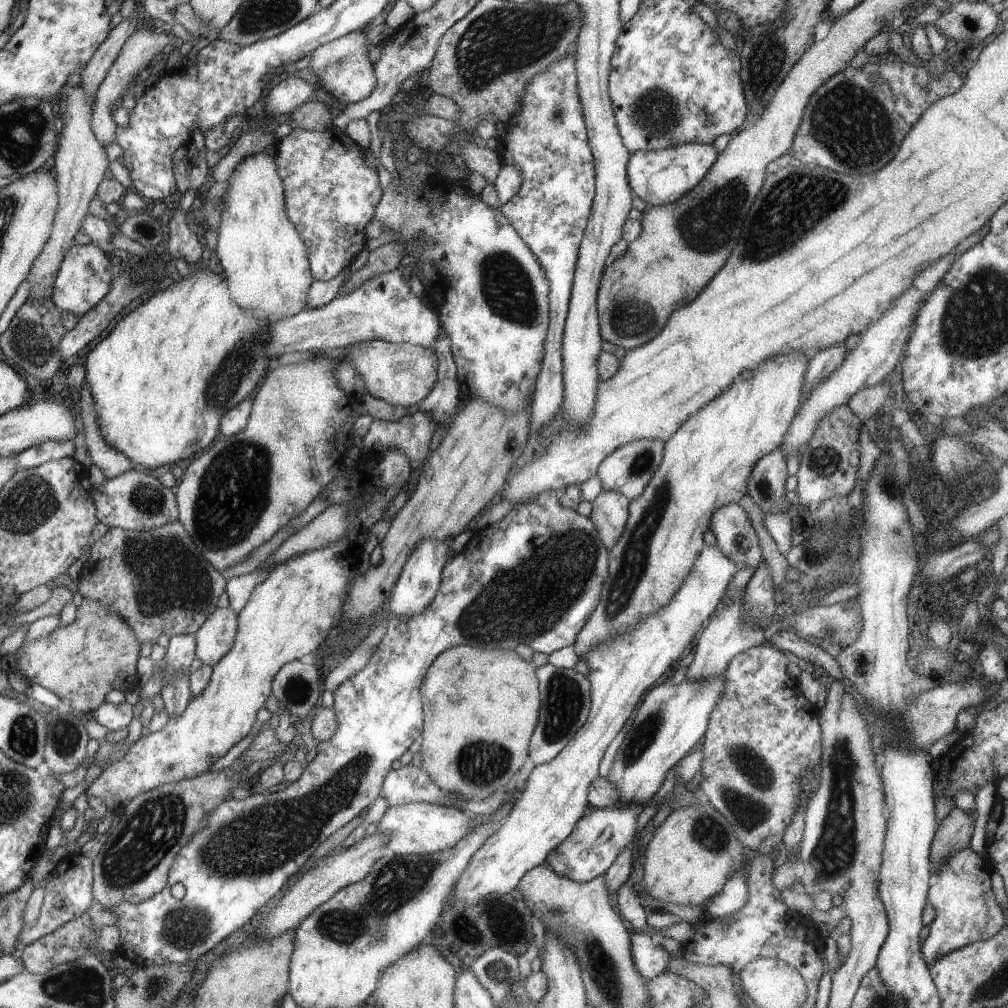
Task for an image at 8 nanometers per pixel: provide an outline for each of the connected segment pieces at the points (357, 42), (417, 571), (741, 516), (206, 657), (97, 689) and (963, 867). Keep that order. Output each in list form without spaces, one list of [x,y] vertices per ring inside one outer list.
[[[356,29],[312,51],[309,54],[308,68],[316,76],[321,88],[334,96],[338,102],[358,103],[358,100],[370,97],[378,84],[375,68],[372,68],[372,62],[368,58],[369,50],[370,41],[364,36],[362,29]]]
[[[472,529],[461,532],[454,538],[454,542],[449,543],[442,541],[437,543],[430,539],[424,540],[421,545],[418,545],[413,551],[407,564],[404,565],[403,572],[400,573],[398,584],[392,591],[391,601],[388,602],[388,612],[394,617],[406,617],[407,619],[413,616],[418,616],[433,601],[433,598],[438,594],[438,589],[441,585],[441,574],[444,565],[447,563],[448,556],[459,553],[464,545],[469,542],[472,536]]]
[[[736,503],[720,507],[712,515],[711,530],[719,549],[735,562],[738,570],[751,570],[754,576],[763,563],[763,552],[745,510]]]
[[[228,606],[217,608],[195,635],[195,655],[213,667],[231,652],[238,636],[238,615]]]
[[[84,599],[76,611],[76,618],[68,626],[60,627],[46,638],[41,638],[19,648],[17,670],[26,676],[30,683],[52,691],[68,707],[78,712],[95,712],[103,705],[110,690],[130,691],[138,689],[139,678],[136,676],[136,662],[140,652],[140,641],[128,622],[117,614],[112,614],[96,601]]]
[[[968,847],[948,857],[930,881],[928,902],[936,909],[936,914],[921,948],[929,967],[937,958],[952,951],[992,938],[1006,923],[1005,914],[992,891],[990,875],[991,869],[984,864],[983,857]]]

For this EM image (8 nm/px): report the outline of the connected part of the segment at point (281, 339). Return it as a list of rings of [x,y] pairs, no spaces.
[[[397,270],[376,275],[345,296],[336,297],[317,309],[304,309],[292,318],[269,324],[271,335],[267,350],[278,357],[286,352],[324,351],[347,348],[355,343],[383,340],[389,343],[420,345],[433,348],[440,336],[442,321],[438,312],[428,308],[419,296],[414,295],[403,274]]]

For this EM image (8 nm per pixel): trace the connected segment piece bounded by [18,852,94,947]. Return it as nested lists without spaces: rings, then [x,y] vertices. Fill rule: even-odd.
[[[80,852],[67,853],[49,873],[40,916],[36,924],[20,933],[18,943],[22,947],[36,942],[36,940],[46,936],[60,925],[82,916],[84,911],[90,908],[93,901],[93,859],[85,857]]]

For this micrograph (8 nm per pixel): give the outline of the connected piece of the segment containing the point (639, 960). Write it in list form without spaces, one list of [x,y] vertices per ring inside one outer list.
[[[631,933],[631,949],[634,964],[639,973],[647,980],[652,980],[665,973],[671,956],[659,944],[659,940],[647,933]]]

